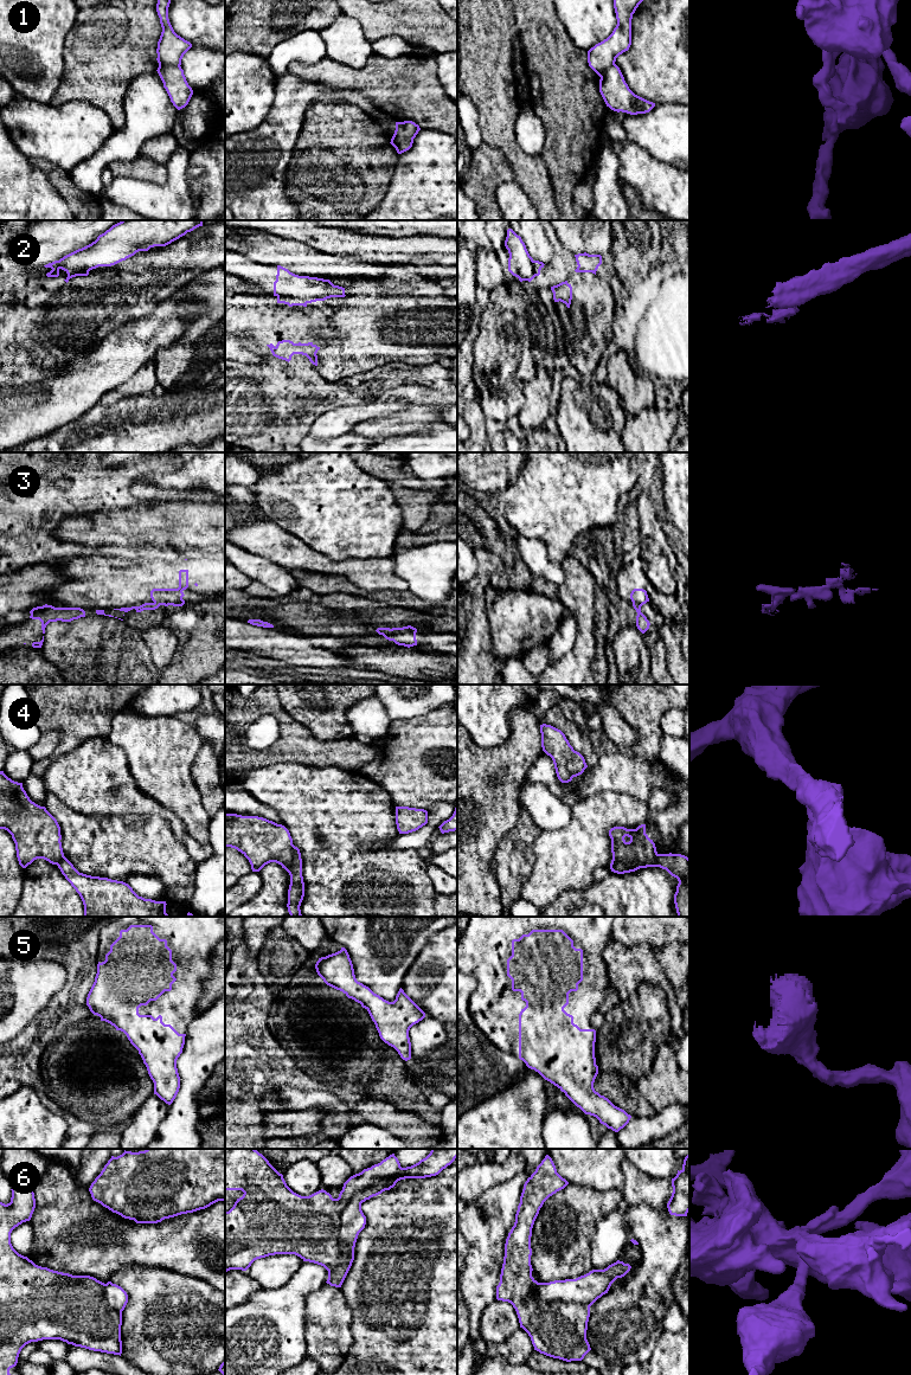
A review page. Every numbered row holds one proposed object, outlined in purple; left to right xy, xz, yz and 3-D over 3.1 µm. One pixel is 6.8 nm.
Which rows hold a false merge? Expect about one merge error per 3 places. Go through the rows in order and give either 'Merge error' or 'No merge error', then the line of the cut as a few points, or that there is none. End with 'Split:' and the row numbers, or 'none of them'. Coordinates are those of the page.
1: Merge error. Split along xy (159, 64), (179, 66)
2: Merge error. Split along xz (277, 295), (301, 299), (306, 303)
3: Merge error. Split along yz (633, 602), (640, 606)
4: Merge error. Split along yz (656, 853), (645, 860), (617, 863), (611, 869)
5: No merge error. No split
6: Merge error. Split along xz (402, 1168), (348, 1200), (341, 1213), (339, 1263), (328, 1272)
Split: 1, 2, 3, 4, 6

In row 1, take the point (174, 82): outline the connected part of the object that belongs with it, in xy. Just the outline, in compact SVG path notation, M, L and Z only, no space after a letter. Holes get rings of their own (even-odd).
M159 65L156 71L173 105L178 110L185 108L193 95L193 90L188 85L181 66Z

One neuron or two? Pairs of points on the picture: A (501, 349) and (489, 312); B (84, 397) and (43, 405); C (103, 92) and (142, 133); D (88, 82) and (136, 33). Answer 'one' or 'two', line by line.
A: one
B: one
C: two
D: one

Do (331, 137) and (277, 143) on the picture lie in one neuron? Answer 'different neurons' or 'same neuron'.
different neurons

